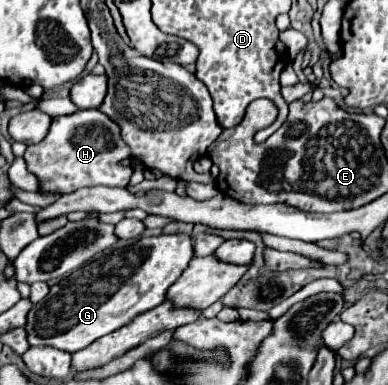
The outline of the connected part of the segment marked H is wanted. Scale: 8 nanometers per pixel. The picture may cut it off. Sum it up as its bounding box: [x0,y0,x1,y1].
[24,110,132,194]

